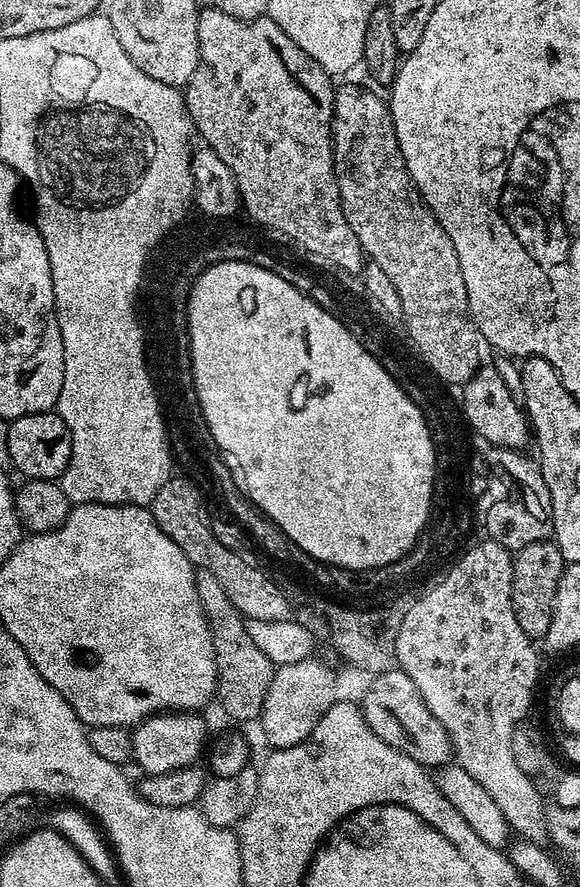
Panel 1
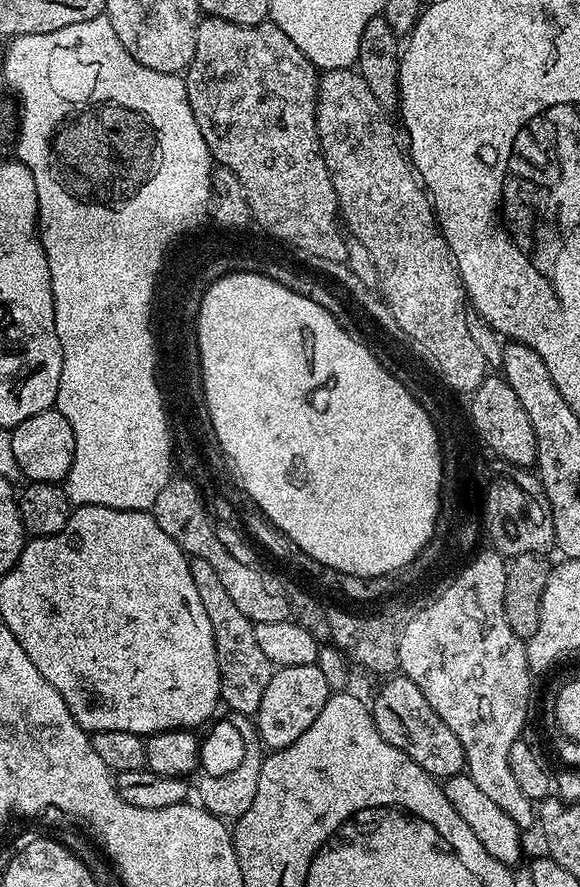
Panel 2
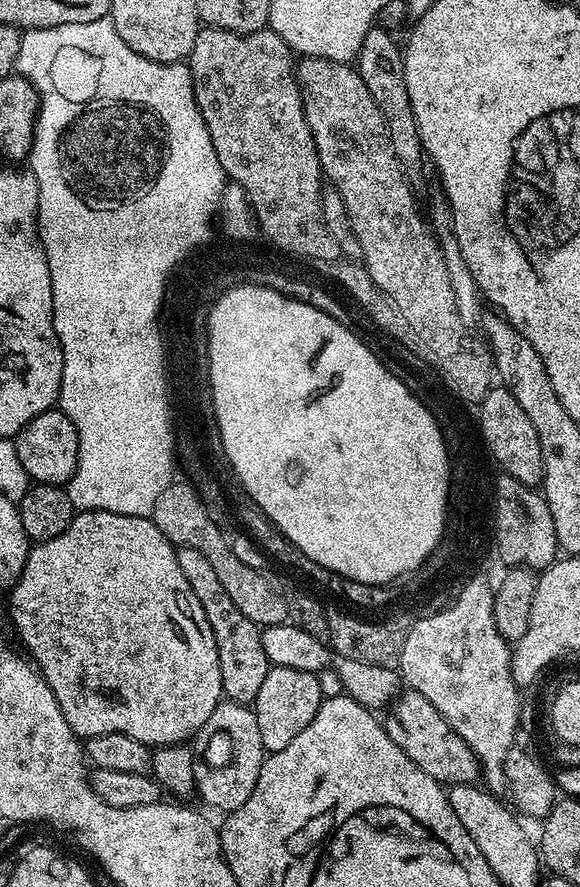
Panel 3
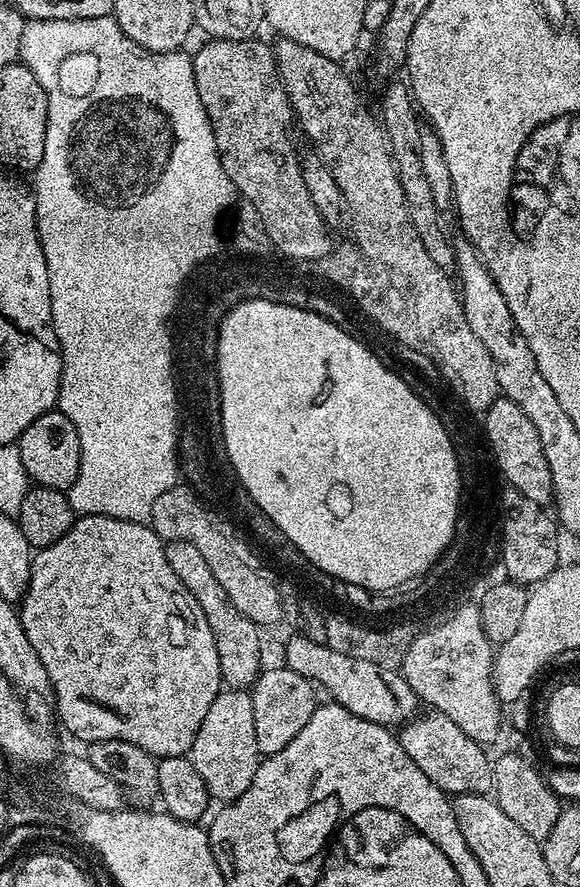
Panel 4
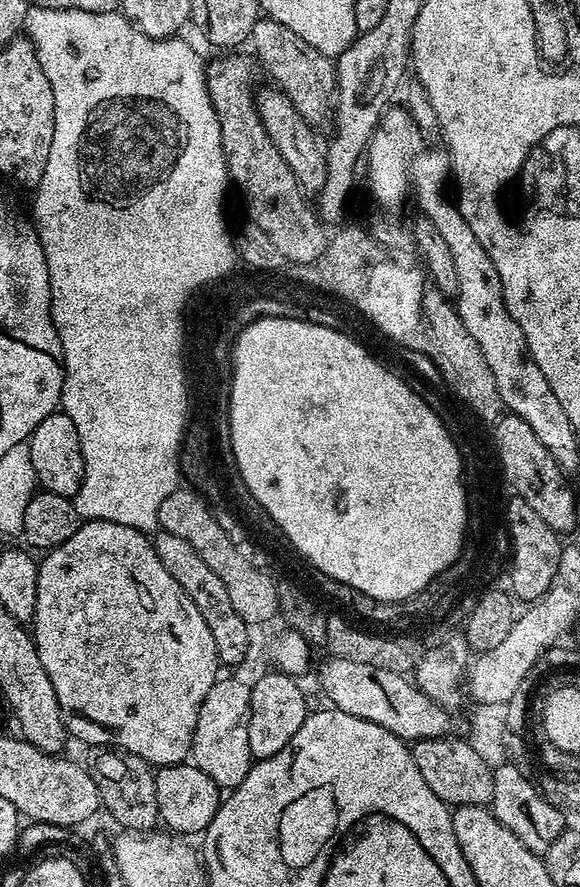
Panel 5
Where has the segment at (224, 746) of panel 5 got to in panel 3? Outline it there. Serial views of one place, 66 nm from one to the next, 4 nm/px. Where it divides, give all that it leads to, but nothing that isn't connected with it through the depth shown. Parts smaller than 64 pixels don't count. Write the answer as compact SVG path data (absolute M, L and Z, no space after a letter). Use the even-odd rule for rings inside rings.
M224 700L206 718L201 726L199 739L208 740L215 732L221 732L232 743L232 761L221 768L211 768L204 762L196 765L196 790L195 795L201 796L212 808L217 808L220 814L227 814L238 810L250 794L254 794L254 786L258 783L258 774L264 765L265 750L262 746L262 734L258 730L258 718L255 711L247 704L235 704L232 700Z

